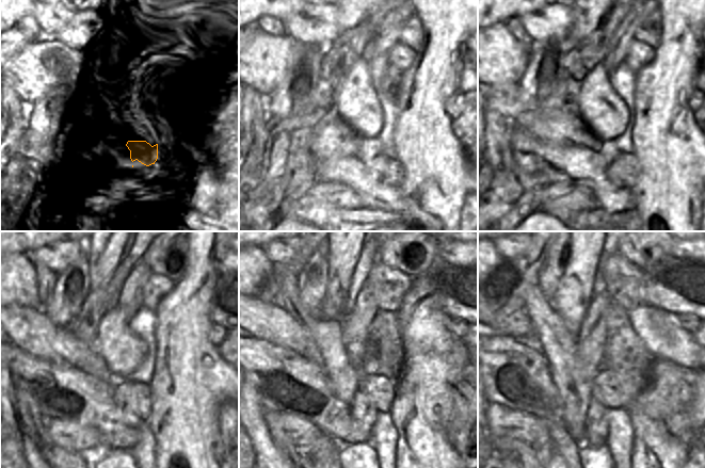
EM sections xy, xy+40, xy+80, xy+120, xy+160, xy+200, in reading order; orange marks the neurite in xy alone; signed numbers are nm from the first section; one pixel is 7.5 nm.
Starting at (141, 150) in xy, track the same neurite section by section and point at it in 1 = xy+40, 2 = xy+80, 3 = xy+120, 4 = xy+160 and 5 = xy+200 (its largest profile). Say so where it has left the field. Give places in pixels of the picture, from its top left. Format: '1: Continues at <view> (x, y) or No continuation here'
1: Continues at xy+40 (370, 148)
2: Continues at xy+80 (608, 151)
3: Continues at xy+120 (124, 394)
4: Continues at xy+160 (362, 404)
5: Continues at xy+200 (596, 431).

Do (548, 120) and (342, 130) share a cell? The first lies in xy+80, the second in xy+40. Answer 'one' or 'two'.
two

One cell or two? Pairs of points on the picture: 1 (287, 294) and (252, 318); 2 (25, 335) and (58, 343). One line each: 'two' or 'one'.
1: two
2: one

